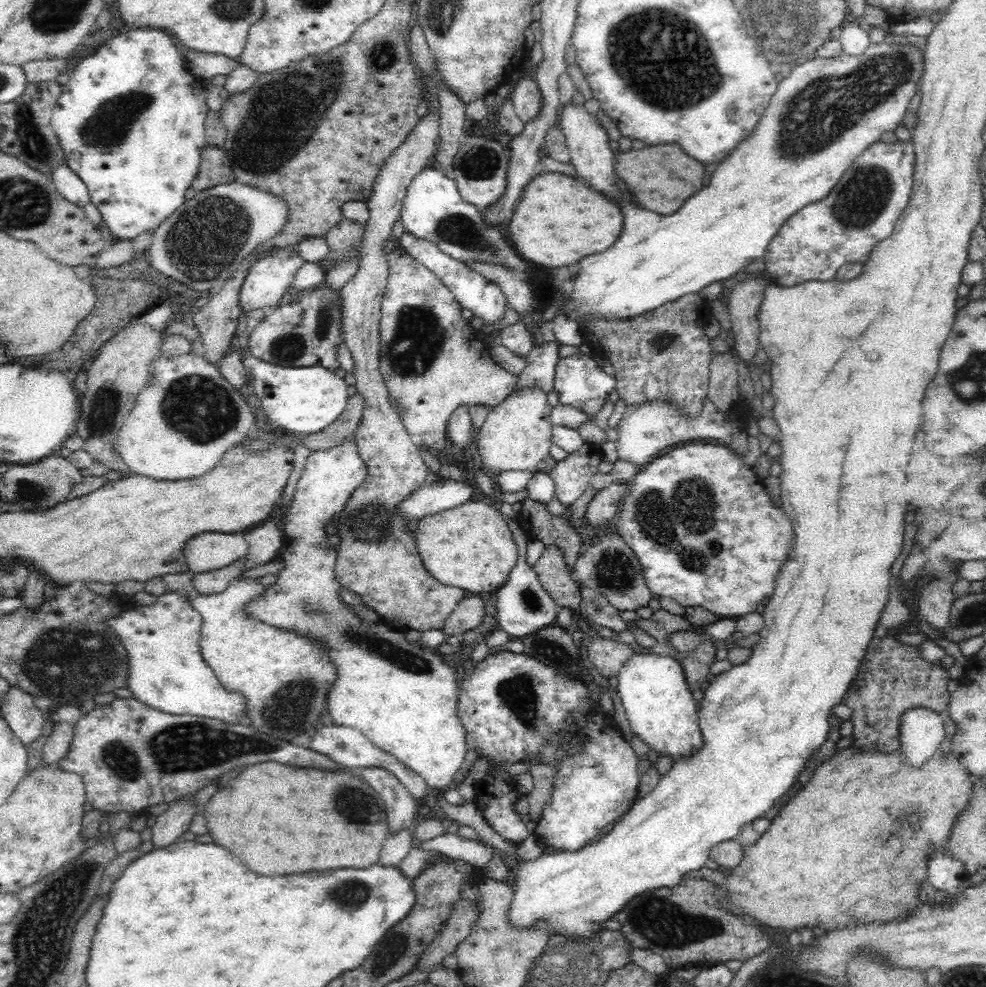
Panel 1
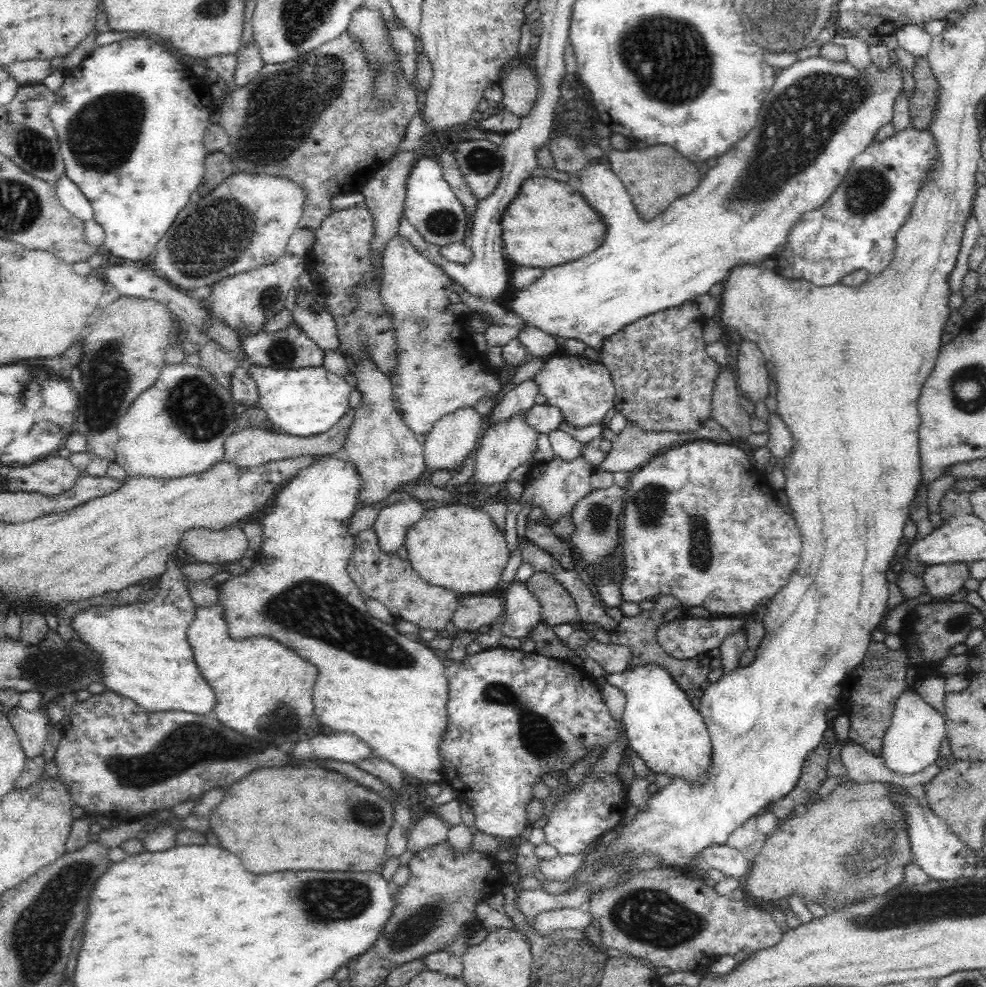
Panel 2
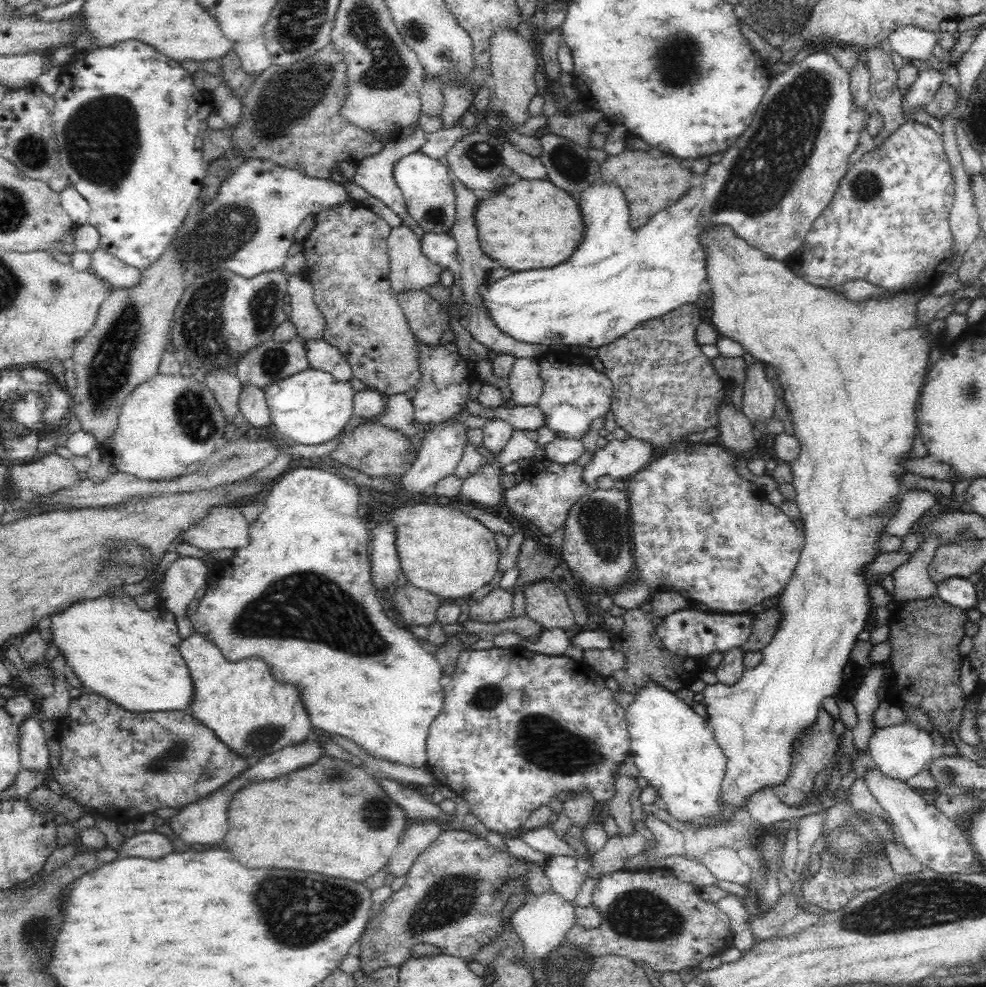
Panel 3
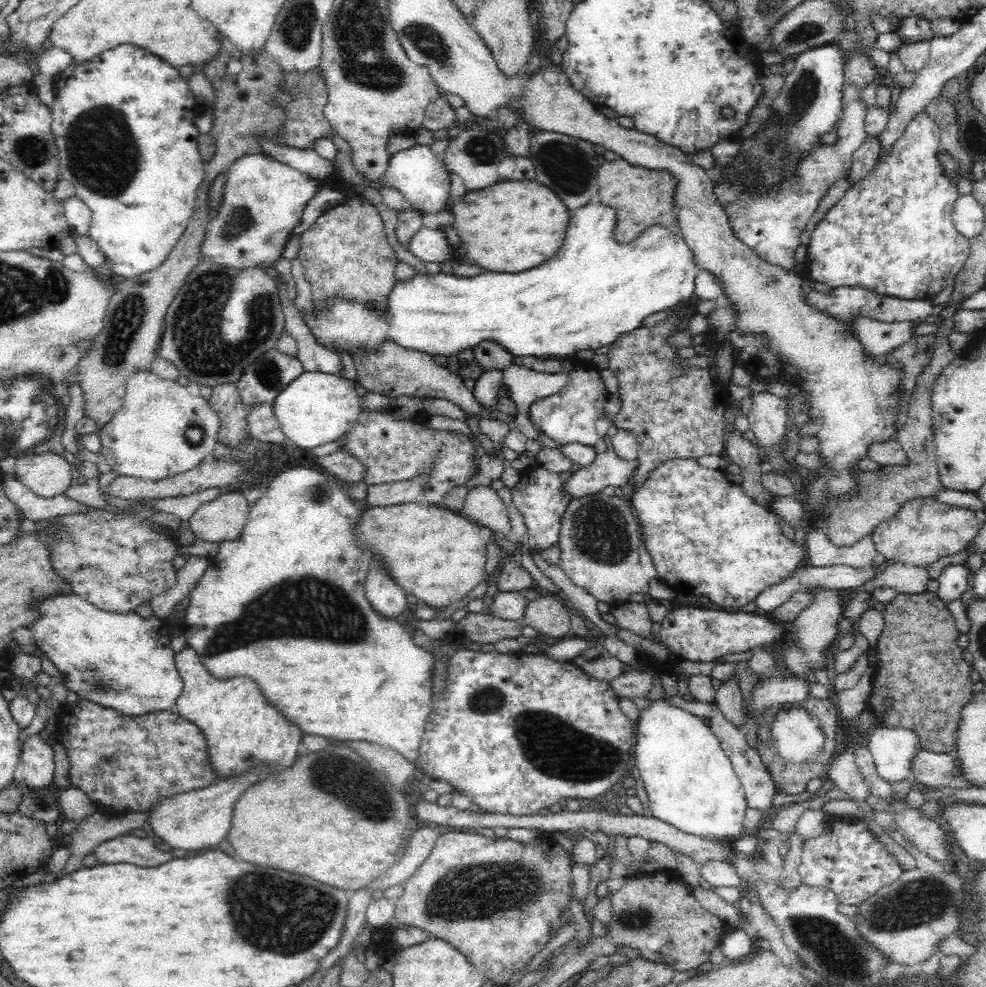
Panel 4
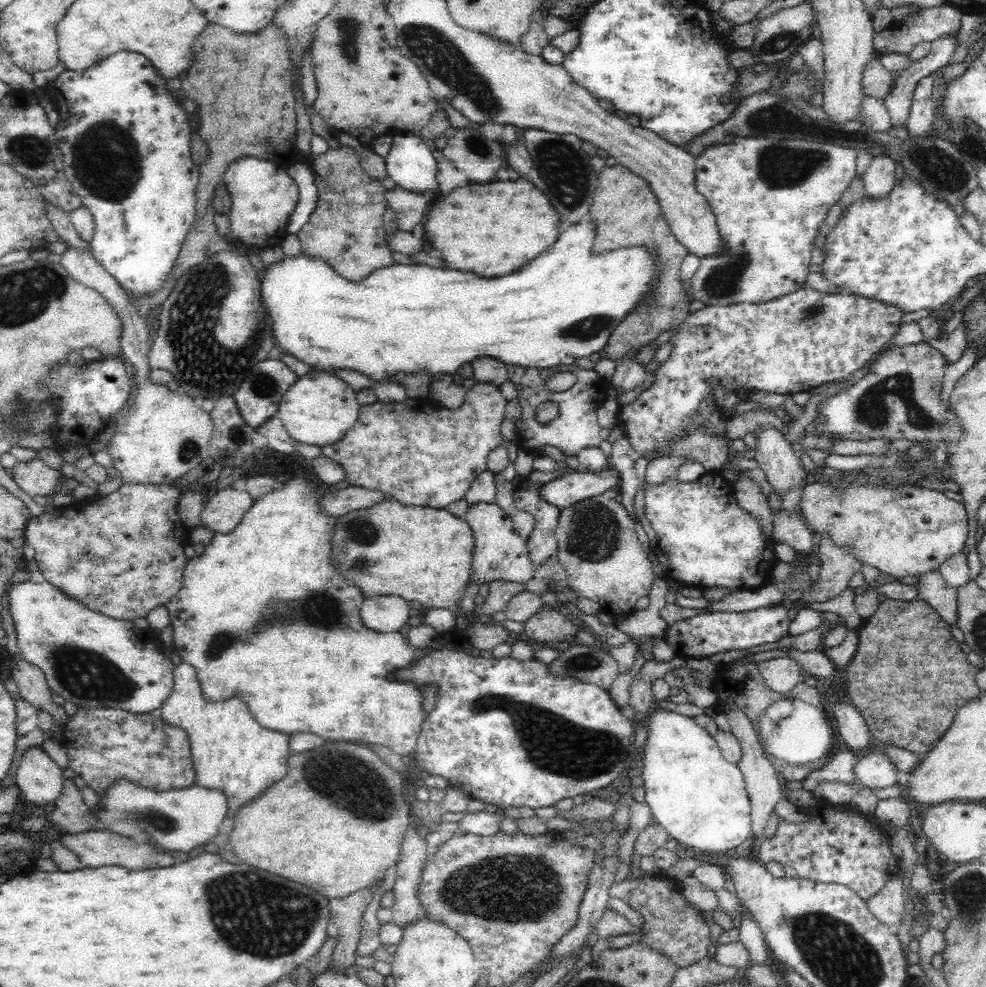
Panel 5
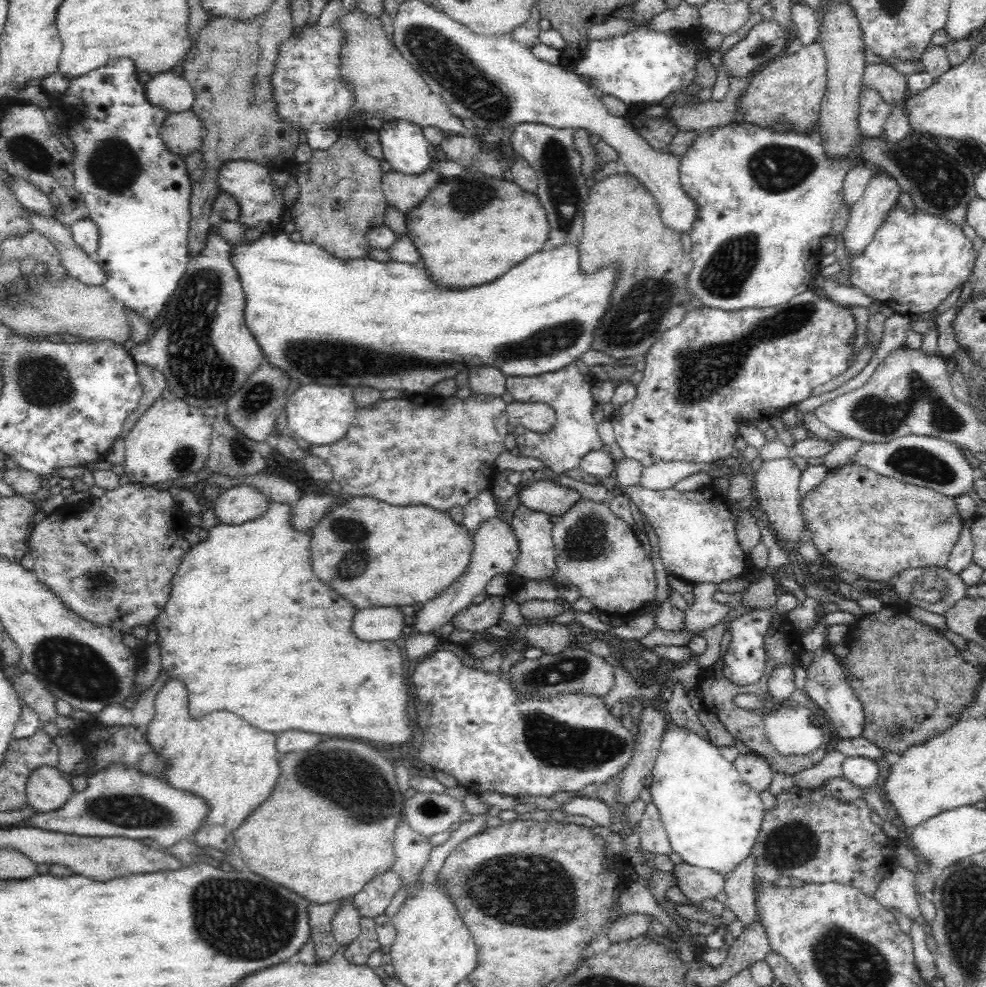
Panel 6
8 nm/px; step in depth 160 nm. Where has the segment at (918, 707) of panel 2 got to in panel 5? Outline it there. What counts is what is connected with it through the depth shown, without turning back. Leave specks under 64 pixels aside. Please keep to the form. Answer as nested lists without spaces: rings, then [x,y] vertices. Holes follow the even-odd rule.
[[[868,754],[855,763],[855,776],[864,787],[886,788],[894,785],[897,771],[884,754]]]

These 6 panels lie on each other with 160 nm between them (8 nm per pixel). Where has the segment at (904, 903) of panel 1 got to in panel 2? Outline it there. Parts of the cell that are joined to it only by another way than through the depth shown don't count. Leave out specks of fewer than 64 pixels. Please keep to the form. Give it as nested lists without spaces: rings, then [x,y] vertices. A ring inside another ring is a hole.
[[[846,782],[830,798],[816,802],[804,814],[794,814],[774,834],[769,835],[755,856],[748,892],[758,900],[780,902],[794,890],[826,910],[840,909],[884,894],[898,887],[906,875],[906,864],[914,862],[907,838],[907,824],[888,792],[908,790],[896,785],[874,782]]]

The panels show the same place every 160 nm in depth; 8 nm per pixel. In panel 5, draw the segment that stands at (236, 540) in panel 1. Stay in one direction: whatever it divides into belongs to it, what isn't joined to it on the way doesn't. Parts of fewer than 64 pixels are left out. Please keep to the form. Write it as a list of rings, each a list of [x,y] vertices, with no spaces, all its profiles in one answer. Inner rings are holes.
[[[231,486],[210,497],[208,504],[201,512],[201,524],[228,535],[237,524],[240,524],[244,513],[255,503],[253,496],[242,486]]]

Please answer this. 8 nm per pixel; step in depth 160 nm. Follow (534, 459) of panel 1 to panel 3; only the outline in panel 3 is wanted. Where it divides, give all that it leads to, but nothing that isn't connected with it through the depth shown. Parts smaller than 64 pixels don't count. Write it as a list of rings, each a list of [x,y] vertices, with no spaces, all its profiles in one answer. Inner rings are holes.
[[[486,463],[479,473],[463,480],[462,499],[468,499],[472,504],[487,511],[490,508],[498,508],[505,491],[500,487],[502,474],[502,468]]]

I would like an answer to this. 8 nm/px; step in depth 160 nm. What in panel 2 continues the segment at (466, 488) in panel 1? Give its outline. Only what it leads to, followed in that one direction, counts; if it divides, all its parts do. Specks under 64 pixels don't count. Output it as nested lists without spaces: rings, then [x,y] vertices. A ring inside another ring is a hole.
[[[412,498],[400,500],[378,513],[373,524],[380,551],[396,552],[405,542],[406,530],[422,518],[422,512],[429,508],[426,502]]]

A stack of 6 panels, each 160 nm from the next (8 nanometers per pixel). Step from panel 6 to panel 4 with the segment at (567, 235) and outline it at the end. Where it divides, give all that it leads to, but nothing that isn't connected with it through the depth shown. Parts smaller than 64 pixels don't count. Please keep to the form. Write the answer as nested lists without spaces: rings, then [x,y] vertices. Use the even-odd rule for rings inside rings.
[[[541,131],[530,137],[529,159],[535,170],[534,180],[540,184],[548,184],[552,192],[560,192],[560,200],[568,204],[568,210],[576,210],[582,205],[587,205],[598,197],[597,174],[599,163],[582,151],[576,138],[559,132]],[[572,196],[572,198],[564,198]]]

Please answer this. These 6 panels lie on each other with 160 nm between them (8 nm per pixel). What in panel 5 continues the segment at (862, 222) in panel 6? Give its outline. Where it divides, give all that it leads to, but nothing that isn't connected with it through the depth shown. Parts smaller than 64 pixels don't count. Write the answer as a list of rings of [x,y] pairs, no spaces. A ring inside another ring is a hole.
[[[886,155],[874,156],[862,178],[864,195],[884,197],[895,187],[894,161]]]

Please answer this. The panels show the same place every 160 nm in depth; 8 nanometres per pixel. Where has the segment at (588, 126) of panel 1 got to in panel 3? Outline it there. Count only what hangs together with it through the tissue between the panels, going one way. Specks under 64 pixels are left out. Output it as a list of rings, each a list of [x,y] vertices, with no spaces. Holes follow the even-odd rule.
[[[826,50],[816,51],[810,56],[806,56],[798,62],[798,64],[790,65],[790,68],[771,79],[768,90],[764,93],[760,106],[757,108],[756,118],[754,122],[748,126],[742,136],[732,146],[728,147],[723,154],[722,159],[718,163],[714,163],[704,174],[704,182],[702,185],[692,187],[679,201],[670,205],[665,211],[656,214],[652,224],[632,231],[630,222],[628,222],[628,201],[624,197],[624,193],[616,184],[592,184],[580,193],[580,214],[582,214],[584,225],[584,238],[580,240],[580,252],[576,252],[576,256],[572,256],[572,260],[566,260],[564,264],[558,264],[556,268],[544,268],[544,270],[524,270],[524,272],[514,272],[508,274],[506,278],[485,286],[481,292],[481,298],[490,315],[490,319],[498,326],[501,332],[507,336],[524,342],[526,344],[544,344],[551,348],[553,346],[565,345],[571,347],[588,346],[588,348],[598,348],[615,342],[618,338],[631,332],[640,322],[648,321],[659,316],[664,316],[667,312],[679,308],[684,304],[693,304],[697,302],[698,296],[701,294],[700,284],[707,279],[707,261],[708,257],[704,254],[703,244],[700,244],[700,232],[712,228],[714,224],[725,224],[735,232],[735,236],[741,240],[745,240],[749,246],[765,252],[770,259],[778,261],[786,261],[788,257],[797,255],[801,244],[804,242],[805,236],[808,234],[809,228],[812,228],[813,222],[820,216],[820,213],[830,204],[834,198],[835,192],[842,178],[846,174],[848,168],[848,158],[853,154],[858,144],[860,132],[866,128],[866,112],[860,112],[860,108],[856,107],[852,101],[852,95],[849,88],[849,75],[847,71],[840,66],[839,62],[831,56]]]

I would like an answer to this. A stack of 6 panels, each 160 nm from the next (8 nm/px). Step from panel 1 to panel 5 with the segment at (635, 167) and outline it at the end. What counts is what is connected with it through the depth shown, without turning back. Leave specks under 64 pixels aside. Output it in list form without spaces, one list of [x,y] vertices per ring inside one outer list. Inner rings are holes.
[[[622,165],[604,167],[599,173],[598,188],[592,204],[588,208],[588,219],[594,223],[596,236],[591,252],[613,251],[634,245],[646,247],[653,256],[653,272],[658,278],[653,280],[649,292],[628,312],[621,324],[611,333],[602,353],[616,360],[624,348],[639,351],[642,346],[650,346],[666,331],[672,331],[686,320],[689,310],[688,286],[683,283],[680,273],[681,263],[688,255],[688,249],[680,244],[662,216],[656,196],[652,193],[643,177],[636,176],[629,168]]]

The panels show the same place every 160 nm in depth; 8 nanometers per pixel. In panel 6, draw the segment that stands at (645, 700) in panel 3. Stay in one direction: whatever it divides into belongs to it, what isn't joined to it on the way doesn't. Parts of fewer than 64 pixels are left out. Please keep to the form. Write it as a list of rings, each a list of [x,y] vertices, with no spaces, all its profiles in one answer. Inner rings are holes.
[[[676,726],[676,728],[668,728],[668,730],[665,731],[664,738],[662,739],[662,744],[660,746],[660,752],[657,756],[651,775],[652,784],[650,784],[649,788],[652,794],[652,802],[654,802],[654,805],[656,805],[658,808],[658,812],[660,812],[660,817],[662,823],[664,823],[672,852],[679,856],[680,862],[689,864],[690,866],[707,868],[708,870],[712,870],[713,872],[720,874],[723,878],[725,878],[725,880],[728,880],[728,878],[732,876],[732,872],[736,870],[735,868],[743,860],[746,860],[750,855],[753,854],[755,842],[757,836],[759,835],[761,824],[766,812],[760,795],[758,795],[755,790],[753,791],[752,788],[750,788],[750,786],[748,786],[744,780],[742,780],[740,774],[735,768],[735,764],[732,764],[729,760],[723,758],[718,748],[712,744],[709,744],[709,742],[700,738],[700,736],[689,732],[689,730],[684,730],[684,728],[678,728],[678,726]]]

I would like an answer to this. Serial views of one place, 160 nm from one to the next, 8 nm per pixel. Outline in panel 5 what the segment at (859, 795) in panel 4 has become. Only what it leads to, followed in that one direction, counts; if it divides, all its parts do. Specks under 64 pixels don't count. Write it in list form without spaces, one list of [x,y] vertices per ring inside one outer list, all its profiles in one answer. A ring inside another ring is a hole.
[[[831,752],[824,767],[812,770],[802,781],[802,789],[814,792],[824,782],[851,784],[857,781],[854,770],[856,756],[848,752]]]

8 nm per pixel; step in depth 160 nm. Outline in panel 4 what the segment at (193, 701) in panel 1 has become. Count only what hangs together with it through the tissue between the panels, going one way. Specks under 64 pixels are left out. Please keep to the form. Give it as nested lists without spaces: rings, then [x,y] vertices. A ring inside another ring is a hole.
[[[74,593],[54,594],[50,598],[34,600],[32,609],[40,615],[36,622],[28,624],[34,643],[60,672],[56,681],[60,681],[68,692],[75,692],[79,699],[94,701],[125,715],[168,711],[174,707],[176,698],[182,692],[183,682],[176,671],[174,651],[170,649],[167,634],[169,621],[156,616],[145,619],[135,612],[106,612]]]

